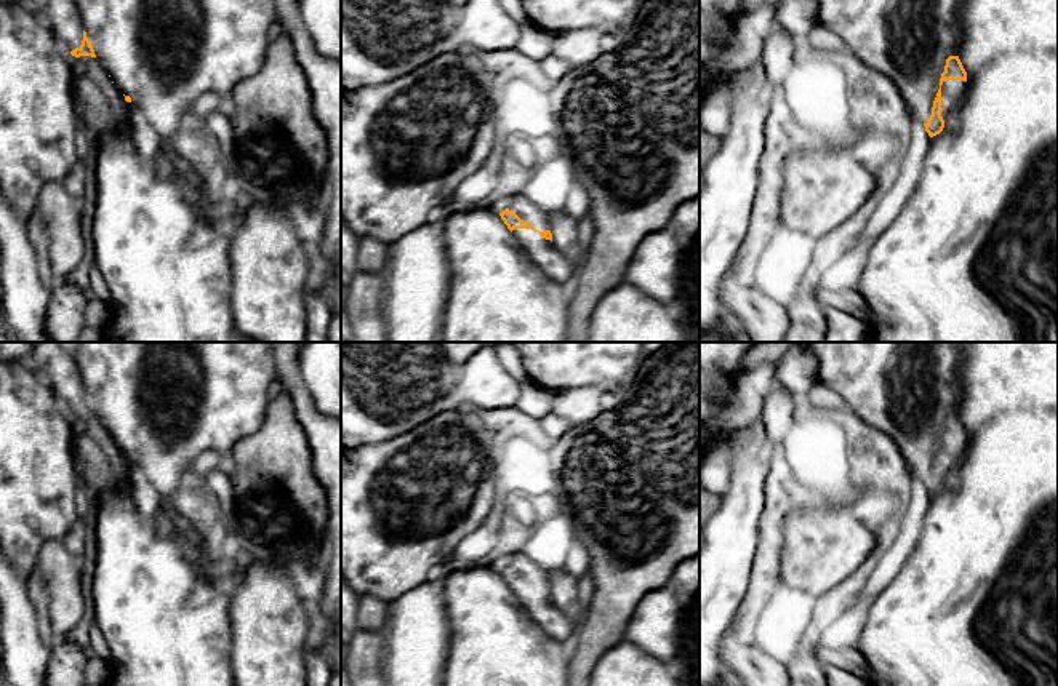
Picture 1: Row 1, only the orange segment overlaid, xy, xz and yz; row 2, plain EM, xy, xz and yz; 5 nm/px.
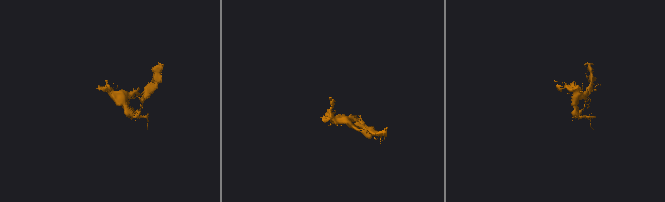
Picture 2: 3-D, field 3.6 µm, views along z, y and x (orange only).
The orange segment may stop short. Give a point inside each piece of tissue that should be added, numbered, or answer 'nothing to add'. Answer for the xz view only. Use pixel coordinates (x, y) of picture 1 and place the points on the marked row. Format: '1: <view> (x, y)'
1: xz (522, 207)
2: xz (541, 251)

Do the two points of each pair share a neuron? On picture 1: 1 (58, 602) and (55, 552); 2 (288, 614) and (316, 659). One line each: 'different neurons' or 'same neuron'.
1: same neuron
2: different neurons

